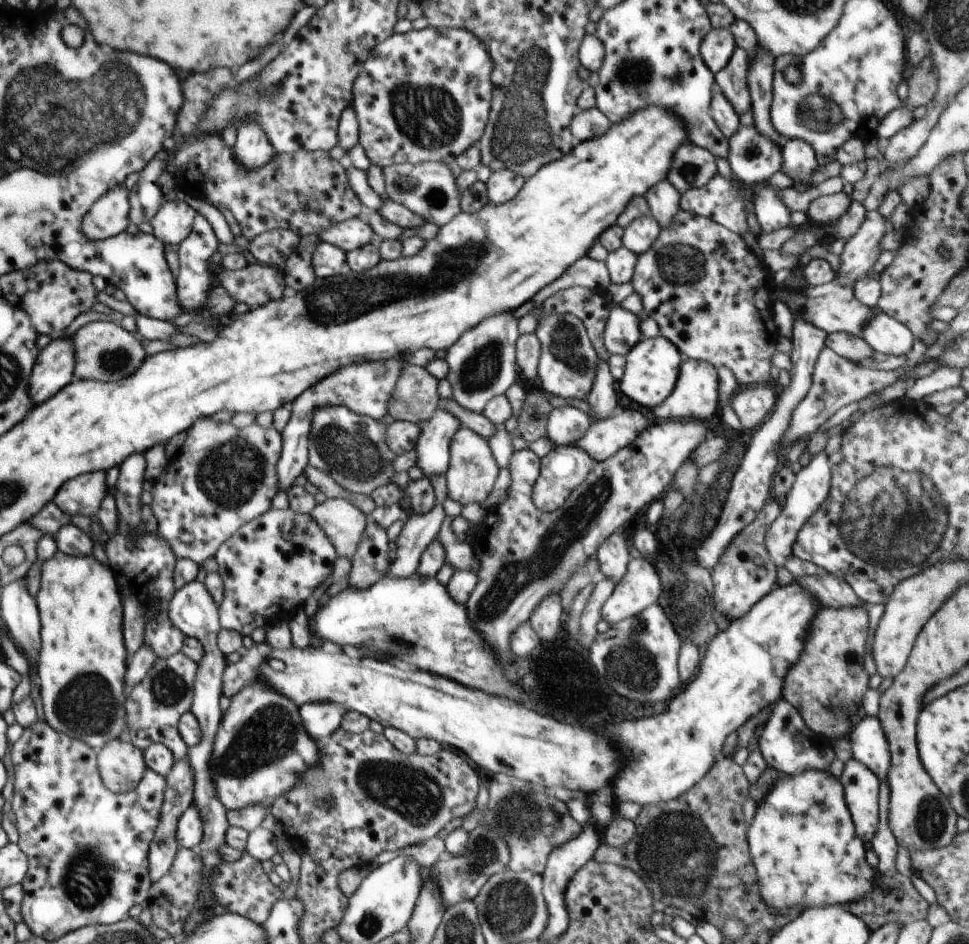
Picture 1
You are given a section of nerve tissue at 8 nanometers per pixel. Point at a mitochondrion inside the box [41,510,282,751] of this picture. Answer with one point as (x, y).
(85, 705)

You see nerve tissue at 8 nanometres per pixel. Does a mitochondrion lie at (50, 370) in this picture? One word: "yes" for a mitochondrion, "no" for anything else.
no

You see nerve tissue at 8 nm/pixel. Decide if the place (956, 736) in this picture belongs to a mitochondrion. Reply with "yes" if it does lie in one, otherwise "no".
no

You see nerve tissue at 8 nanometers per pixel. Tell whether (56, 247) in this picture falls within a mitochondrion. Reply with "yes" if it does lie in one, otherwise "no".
no

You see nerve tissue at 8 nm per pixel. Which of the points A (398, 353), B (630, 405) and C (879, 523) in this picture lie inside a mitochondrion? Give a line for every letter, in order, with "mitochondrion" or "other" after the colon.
A: other
B: other
C: mitochondrion

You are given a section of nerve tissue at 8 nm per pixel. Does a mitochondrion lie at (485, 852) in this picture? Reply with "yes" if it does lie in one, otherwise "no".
yes

